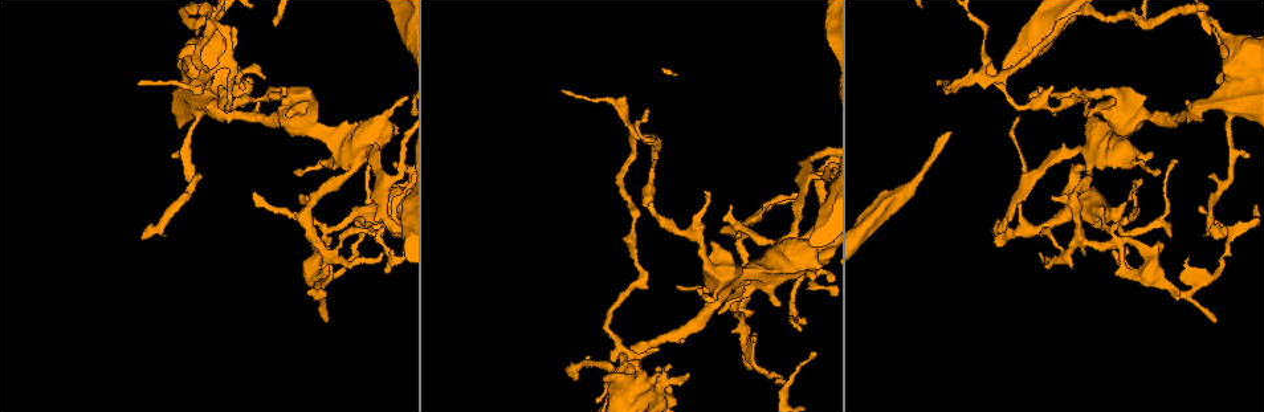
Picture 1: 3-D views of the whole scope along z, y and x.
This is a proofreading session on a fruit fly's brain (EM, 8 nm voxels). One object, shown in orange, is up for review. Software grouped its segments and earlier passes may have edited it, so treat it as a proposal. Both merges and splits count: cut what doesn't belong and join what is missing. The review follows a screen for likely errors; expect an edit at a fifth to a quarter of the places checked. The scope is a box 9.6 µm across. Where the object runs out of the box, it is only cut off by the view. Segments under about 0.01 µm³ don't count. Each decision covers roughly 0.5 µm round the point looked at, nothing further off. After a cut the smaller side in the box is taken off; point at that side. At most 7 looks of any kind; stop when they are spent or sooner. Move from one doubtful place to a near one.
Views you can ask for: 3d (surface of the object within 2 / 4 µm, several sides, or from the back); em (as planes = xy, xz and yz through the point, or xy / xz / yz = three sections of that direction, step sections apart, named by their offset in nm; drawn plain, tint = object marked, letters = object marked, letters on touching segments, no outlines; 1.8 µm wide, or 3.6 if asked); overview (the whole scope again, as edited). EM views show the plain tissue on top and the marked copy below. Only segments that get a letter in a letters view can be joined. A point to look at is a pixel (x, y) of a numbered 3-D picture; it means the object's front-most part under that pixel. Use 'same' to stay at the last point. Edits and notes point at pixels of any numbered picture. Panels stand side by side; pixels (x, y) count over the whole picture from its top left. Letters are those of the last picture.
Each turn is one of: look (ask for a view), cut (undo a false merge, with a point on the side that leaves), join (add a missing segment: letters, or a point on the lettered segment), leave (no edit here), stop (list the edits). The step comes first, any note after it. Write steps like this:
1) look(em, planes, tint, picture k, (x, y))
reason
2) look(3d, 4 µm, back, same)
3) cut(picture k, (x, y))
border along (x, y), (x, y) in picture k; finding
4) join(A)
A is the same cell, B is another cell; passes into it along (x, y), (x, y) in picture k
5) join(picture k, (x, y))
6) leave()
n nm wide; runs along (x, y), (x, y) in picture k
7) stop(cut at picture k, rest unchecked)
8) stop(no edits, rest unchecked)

look(em, xy, step 4, letters, picture 1, (264, 77))
branch stops here

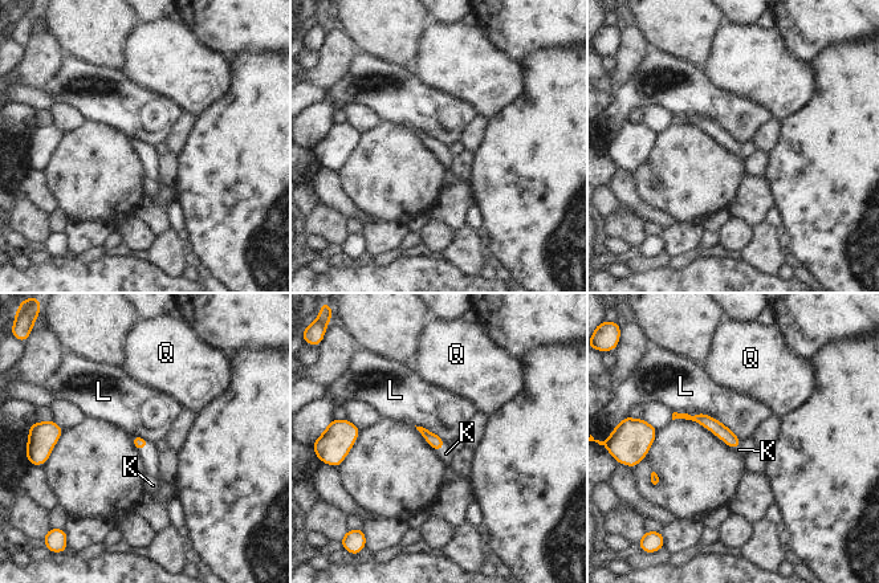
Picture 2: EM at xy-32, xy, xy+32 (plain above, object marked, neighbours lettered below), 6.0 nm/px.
join(K)
K is the same cell, L and Q are other cells; passes into it along (434, 440), (442, 445), (446, 453) in picture 2; it goes on there

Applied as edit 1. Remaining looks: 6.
look(overview)
redraw

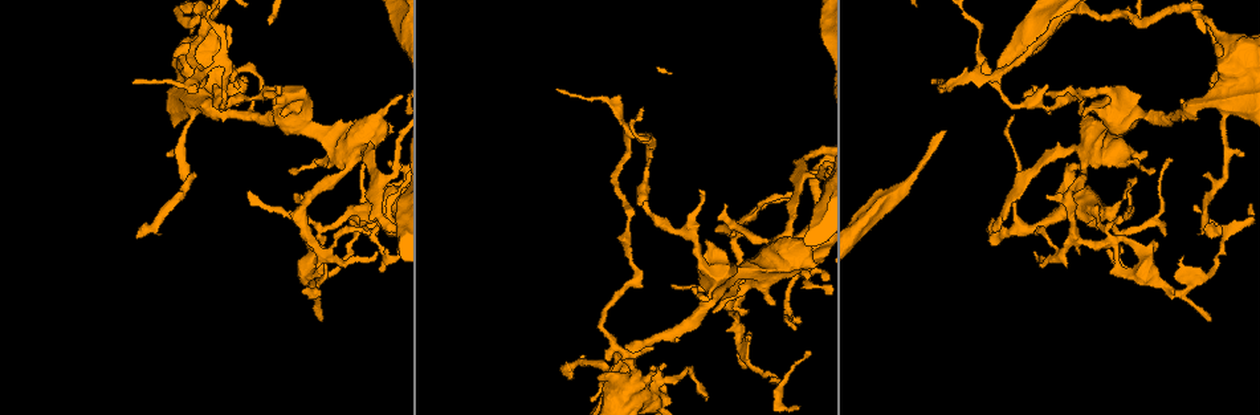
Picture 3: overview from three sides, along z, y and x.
look(3d, 4 µm, picture 3, (358, 208))

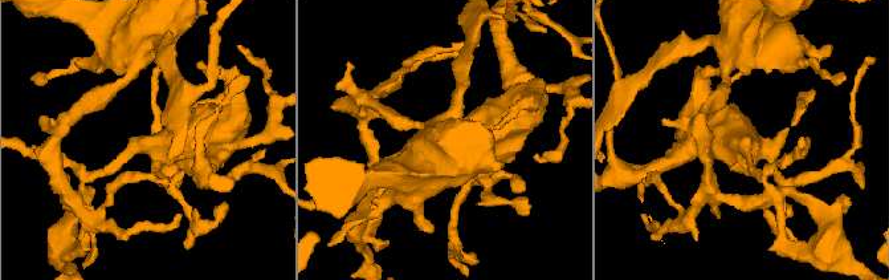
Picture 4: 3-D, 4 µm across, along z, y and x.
look(em, planes, letters, picture 4, (150, 145))

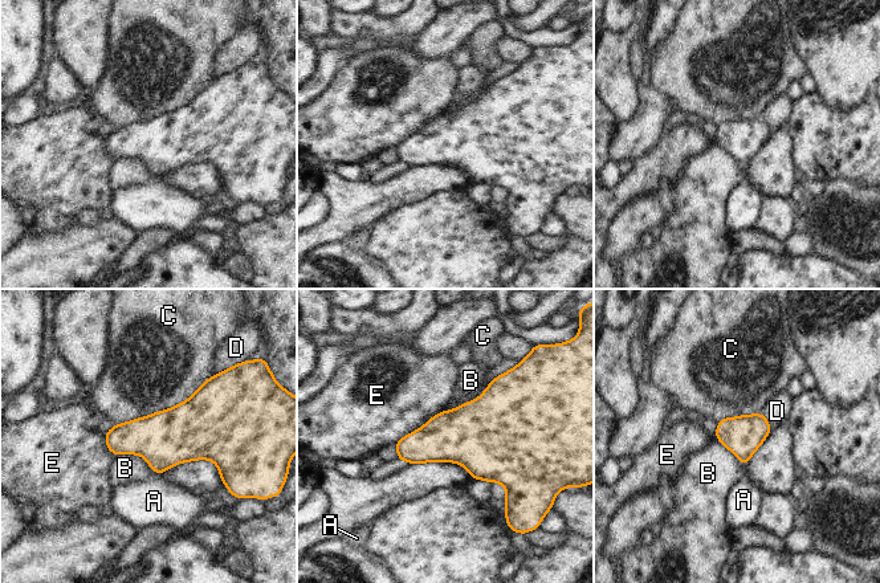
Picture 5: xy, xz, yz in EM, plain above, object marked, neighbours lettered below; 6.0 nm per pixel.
leave()
240 nm wide; C touches over 650 nm; A, B, C, D and E are other cells; continuous, no second neuron

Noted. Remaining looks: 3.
look(em, planes, tint, picture 3, (136, 236))
branch stops here

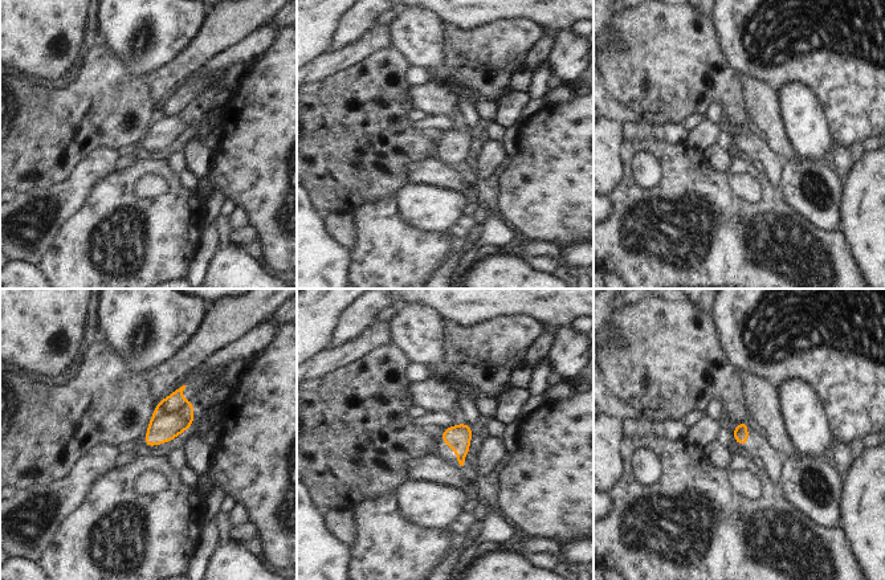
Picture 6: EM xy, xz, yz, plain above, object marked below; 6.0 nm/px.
look(em, planes, letters, same)
see the neighbours

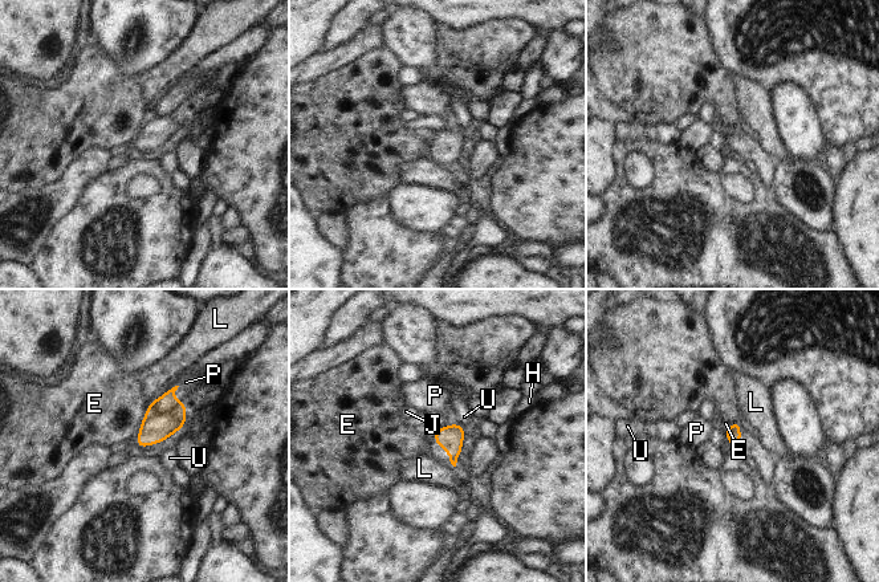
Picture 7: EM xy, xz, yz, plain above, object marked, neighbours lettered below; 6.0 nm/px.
leave()
P touches over 170 nm; E, H, J, L, P and U are other cells; no lettered segment goes on from it

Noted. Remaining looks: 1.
stop(join at picture 2, rest unchecked)

